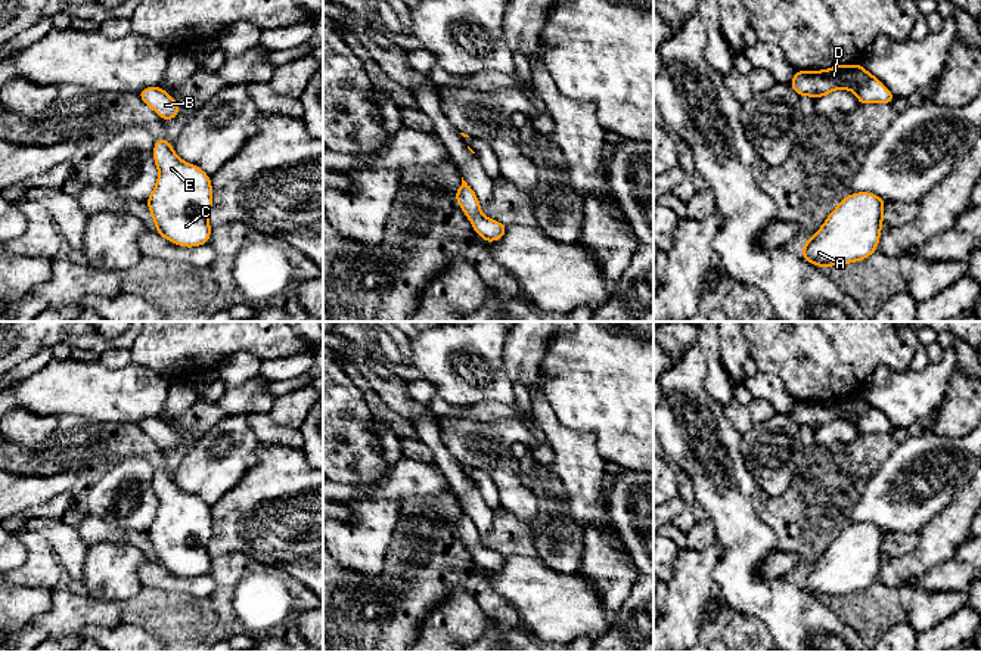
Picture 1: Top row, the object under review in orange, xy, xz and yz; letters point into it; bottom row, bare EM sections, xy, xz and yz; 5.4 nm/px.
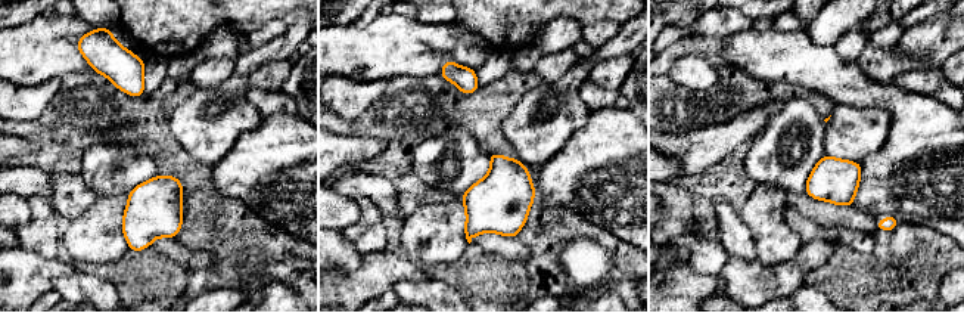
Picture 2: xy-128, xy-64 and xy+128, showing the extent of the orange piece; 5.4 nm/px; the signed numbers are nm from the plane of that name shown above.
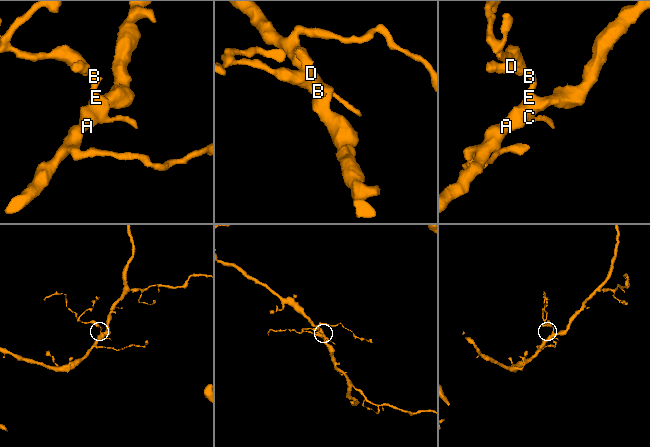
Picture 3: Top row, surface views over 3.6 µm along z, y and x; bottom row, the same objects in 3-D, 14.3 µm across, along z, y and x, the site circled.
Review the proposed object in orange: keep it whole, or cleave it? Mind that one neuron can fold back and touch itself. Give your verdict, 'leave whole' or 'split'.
leave whole

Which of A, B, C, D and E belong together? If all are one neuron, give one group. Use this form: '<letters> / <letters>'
A B C D E

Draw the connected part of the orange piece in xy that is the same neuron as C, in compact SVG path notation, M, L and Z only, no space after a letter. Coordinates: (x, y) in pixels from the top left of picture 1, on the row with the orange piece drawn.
M167 139L155 142L153 159L159 177L146 204L156 233L187 248L208 243L208 215L212 205L209 176L181 161Z

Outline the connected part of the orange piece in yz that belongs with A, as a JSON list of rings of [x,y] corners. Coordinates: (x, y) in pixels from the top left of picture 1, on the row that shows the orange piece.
[[[866,192],[844,198],[804,243],[804,260],[823,268],[867,258],[876,251],[881,237],[885,204],[882,198]]]

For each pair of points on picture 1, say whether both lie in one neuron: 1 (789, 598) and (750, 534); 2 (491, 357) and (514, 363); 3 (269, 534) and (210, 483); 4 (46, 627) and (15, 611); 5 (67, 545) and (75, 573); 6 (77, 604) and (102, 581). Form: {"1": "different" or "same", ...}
{"1": "same", "2": "different", "3": "different", "4": "different", "5": "same", "6": "different"}

